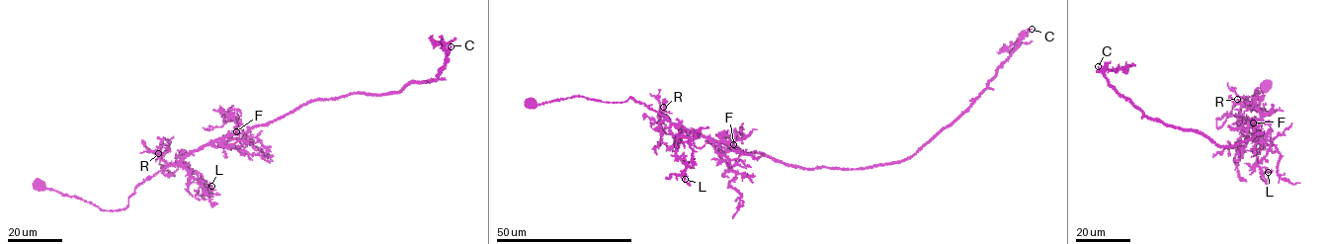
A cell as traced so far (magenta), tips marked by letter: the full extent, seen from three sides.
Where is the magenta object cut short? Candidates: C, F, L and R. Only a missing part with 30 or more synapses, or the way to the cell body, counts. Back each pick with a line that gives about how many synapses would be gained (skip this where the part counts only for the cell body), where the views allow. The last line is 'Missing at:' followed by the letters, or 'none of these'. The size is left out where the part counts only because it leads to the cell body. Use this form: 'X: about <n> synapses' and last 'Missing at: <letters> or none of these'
C: about 70 synapses
Missing at: C

